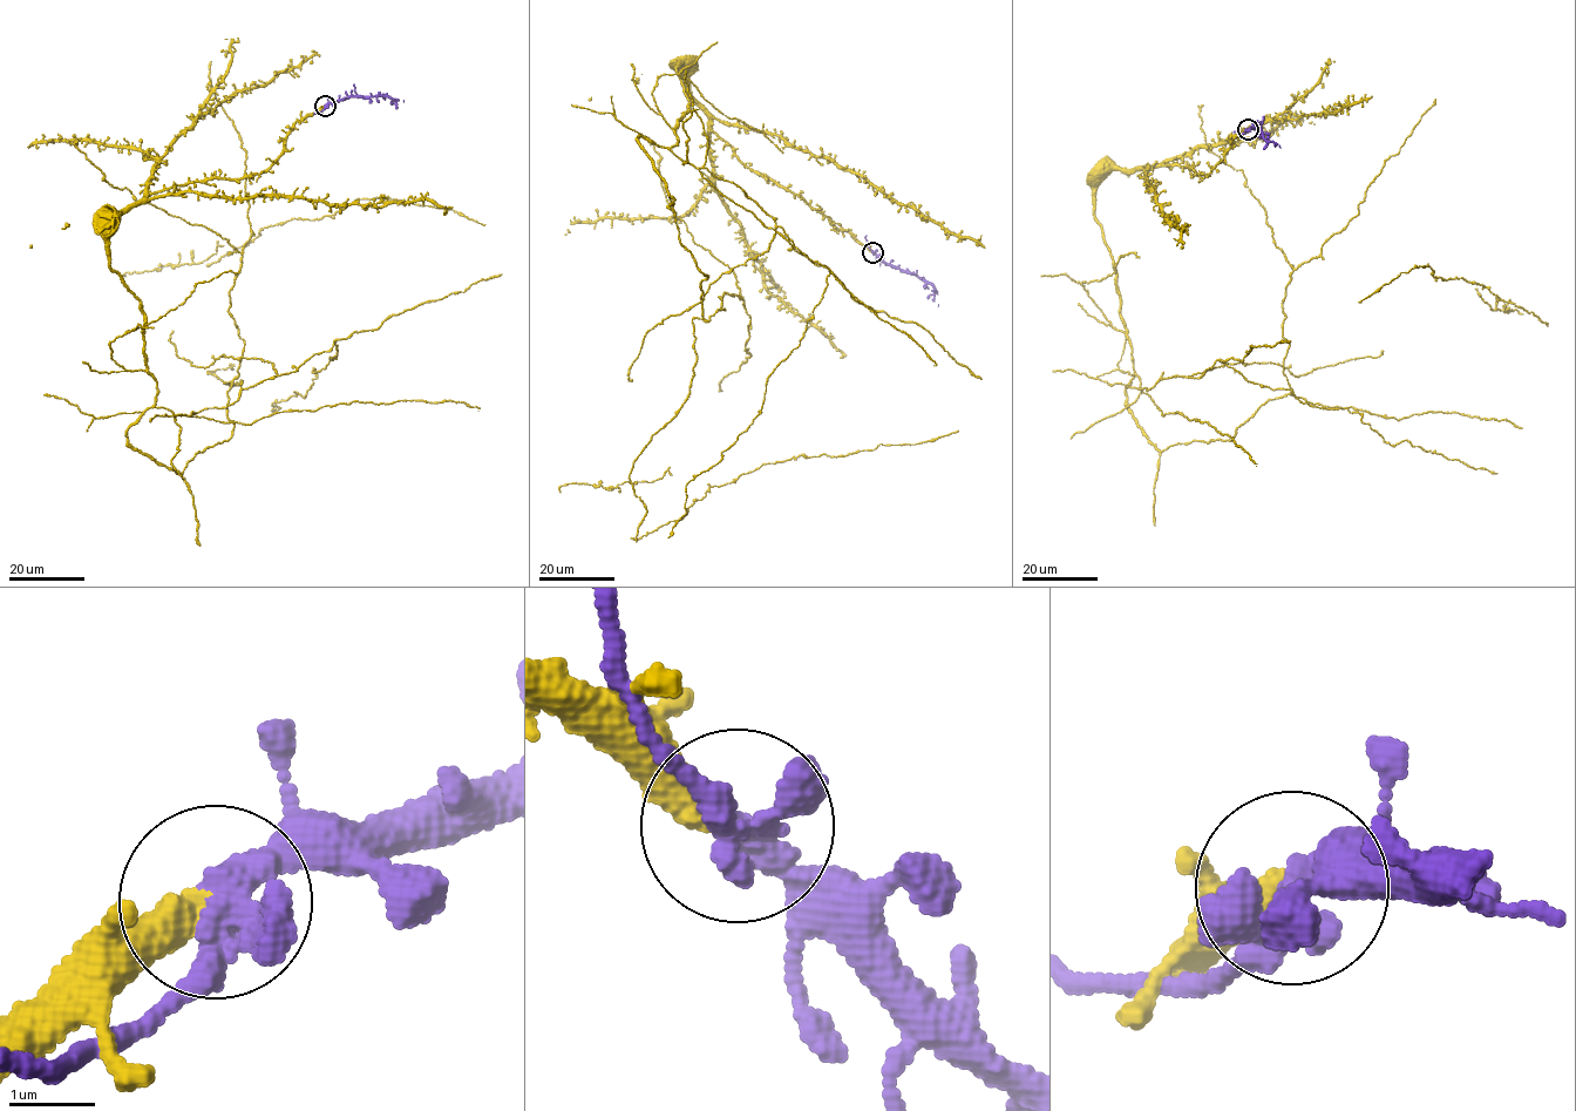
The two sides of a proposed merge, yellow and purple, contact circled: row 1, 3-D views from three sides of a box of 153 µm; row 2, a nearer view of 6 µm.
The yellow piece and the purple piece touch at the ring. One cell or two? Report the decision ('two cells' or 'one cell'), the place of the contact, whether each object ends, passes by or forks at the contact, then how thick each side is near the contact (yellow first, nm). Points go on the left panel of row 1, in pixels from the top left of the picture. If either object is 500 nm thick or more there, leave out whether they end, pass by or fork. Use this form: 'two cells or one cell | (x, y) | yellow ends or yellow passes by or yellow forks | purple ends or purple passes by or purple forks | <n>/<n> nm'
one cell | (325, 106) | yellow ends | purple forks | 360/320 nm

